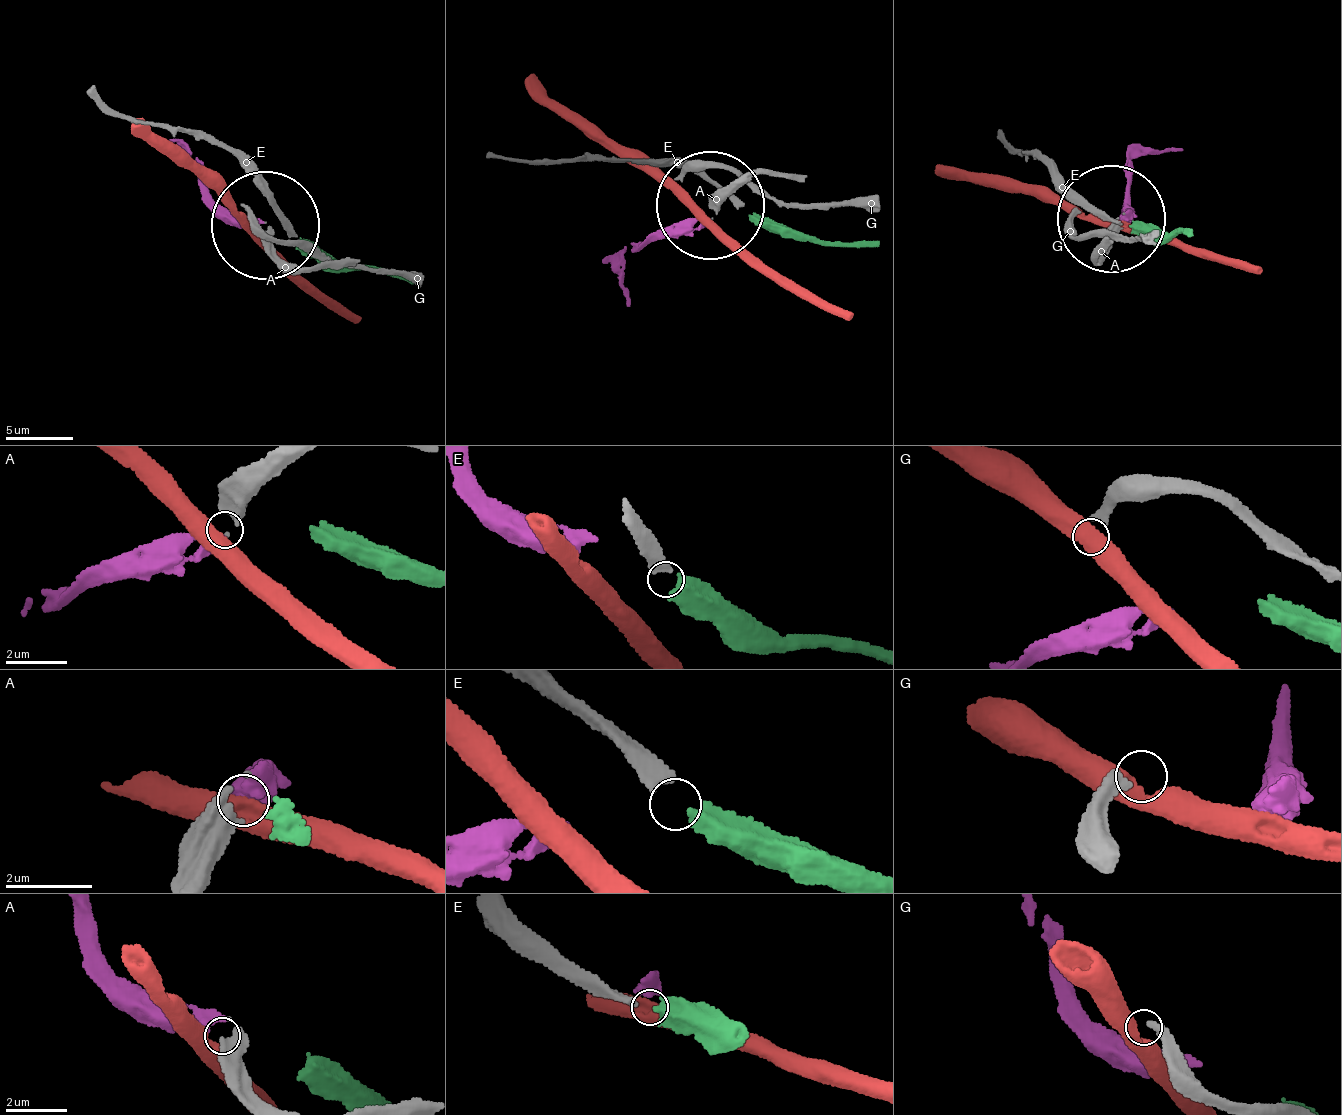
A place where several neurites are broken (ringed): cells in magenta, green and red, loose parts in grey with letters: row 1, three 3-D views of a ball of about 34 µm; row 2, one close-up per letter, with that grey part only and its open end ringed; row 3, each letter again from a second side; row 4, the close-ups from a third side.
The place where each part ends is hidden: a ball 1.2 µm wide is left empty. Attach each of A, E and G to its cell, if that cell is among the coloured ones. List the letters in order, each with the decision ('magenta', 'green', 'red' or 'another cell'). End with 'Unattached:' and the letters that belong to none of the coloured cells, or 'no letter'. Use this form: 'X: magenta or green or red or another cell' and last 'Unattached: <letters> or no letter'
A: magenta
E: green
G: another cell
Unattached: G

